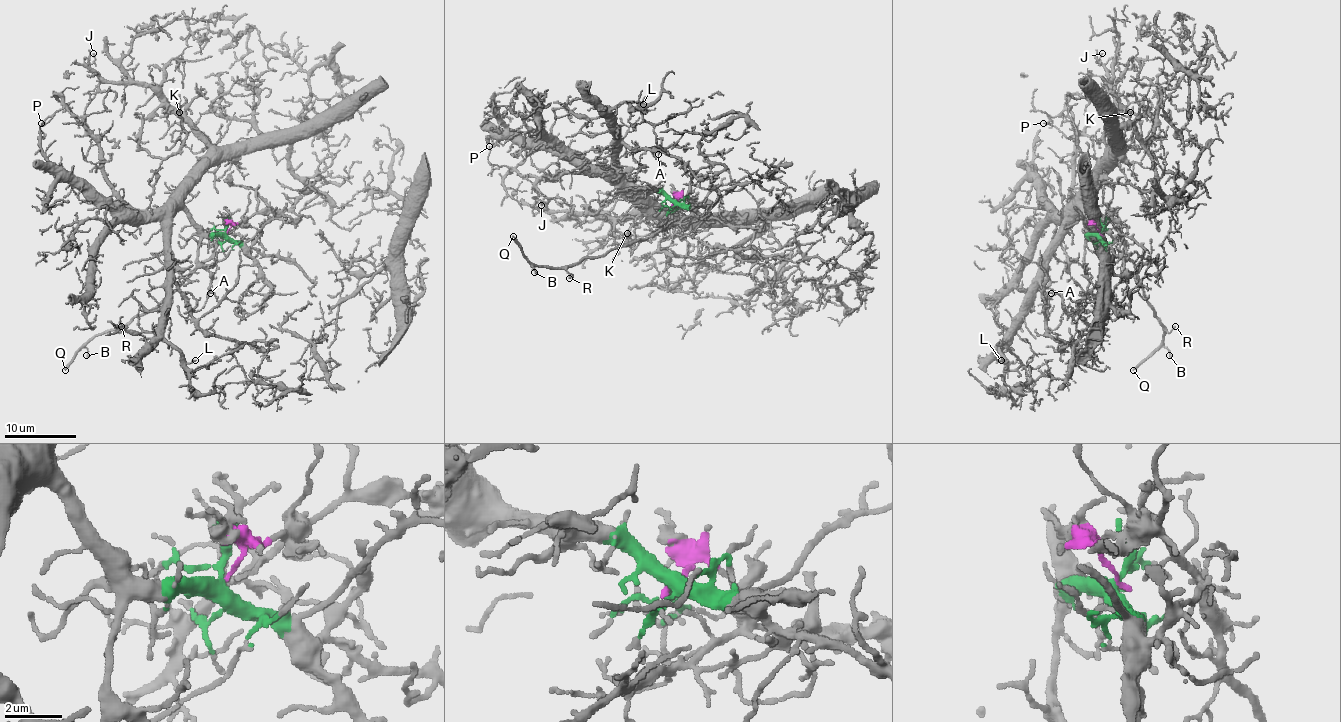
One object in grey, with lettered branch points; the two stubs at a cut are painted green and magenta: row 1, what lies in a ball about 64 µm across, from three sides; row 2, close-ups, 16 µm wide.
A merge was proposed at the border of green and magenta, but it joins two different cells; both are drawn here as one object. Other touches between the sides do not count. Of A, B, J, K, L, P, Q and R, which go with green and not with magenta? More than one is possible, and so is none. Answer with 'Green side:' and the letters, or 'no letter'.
Green side: A, J, K, L, P

